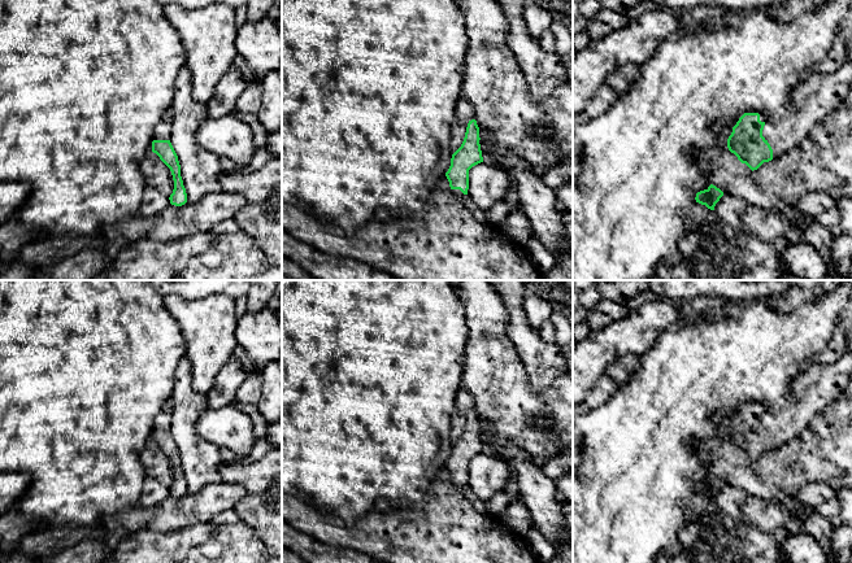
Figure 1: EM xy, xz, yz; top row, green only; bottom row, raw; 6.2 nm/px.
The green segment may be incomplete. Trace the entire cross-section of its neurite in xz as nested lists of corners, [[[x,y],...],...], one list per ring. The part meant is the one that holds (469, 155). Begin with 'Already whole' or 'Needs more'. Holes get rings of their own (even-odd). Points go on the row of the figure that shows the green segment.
Needs more. [[[475,119],[469,121],[461,147],[452,154],[451,166],[445,173],[449,182],[449,200],[458,206],[466,197],[469,189],[469,170],[483,162],[479,127]]]

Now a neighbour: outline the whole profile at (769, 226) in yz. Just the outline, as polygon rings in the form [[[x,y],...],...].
[[[725,193],[720,198],[713,211],[718,219],[761,241],[777,243],[784,237],[791,228],[784,215],[758,208],[730,193]]]

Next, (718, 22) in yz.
[[[707,5],[686,9],[661,8],[658,10],[647,10],[638,18],[630,19],[622,29],[610,32],[603,39],[592,40],[587,48],[577,49],[573,56],[573,113],[584,112],[596,90],[618,67],[627,64],[640,66],[655,54],[658,44],[664,40],[675,42],[682,35],[699,29],[716,31],[729,26],[730,19],[725,17],[727,12],[734,12],[742,18],[752,10],[729,10]]]

